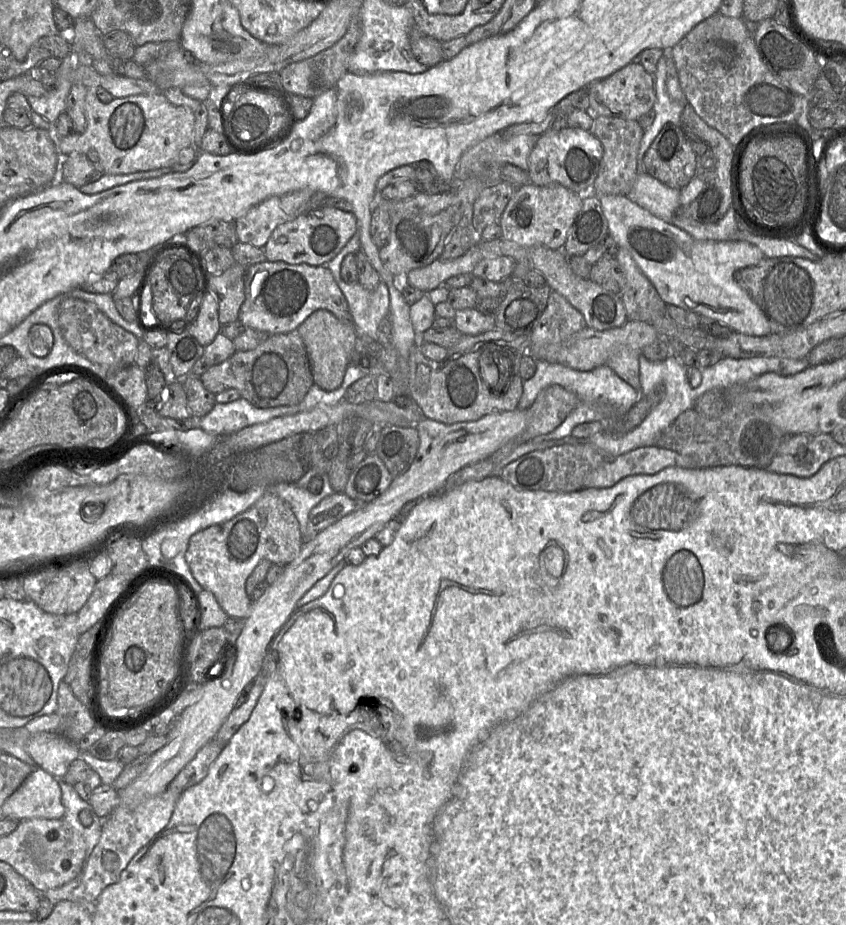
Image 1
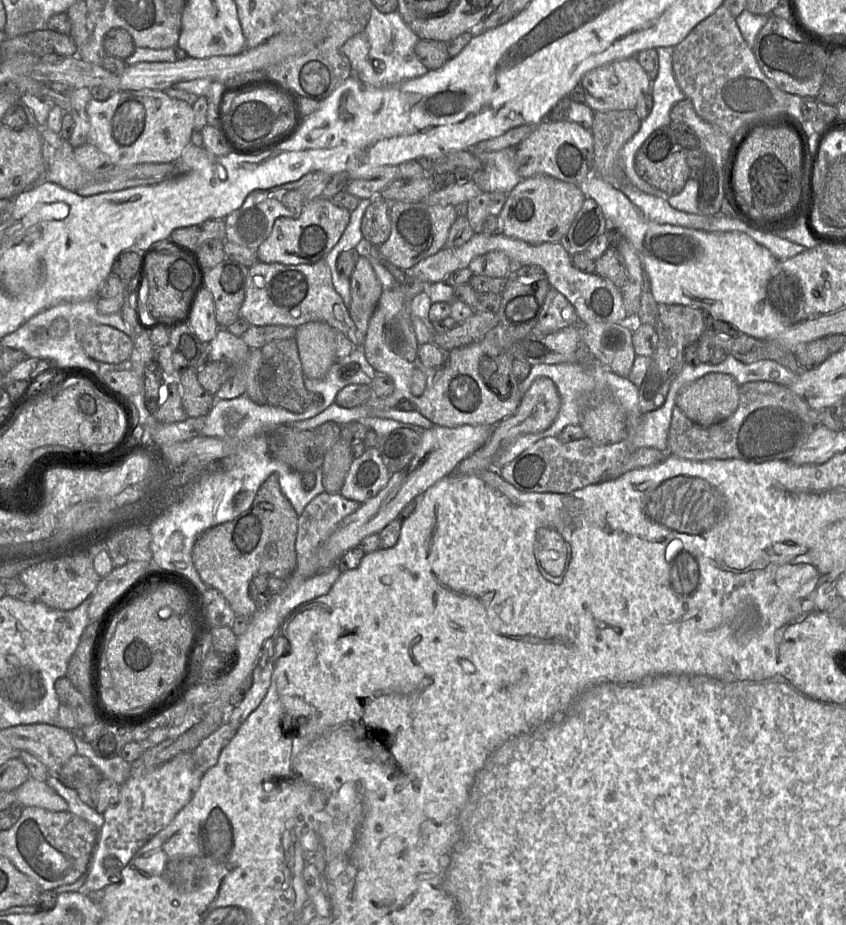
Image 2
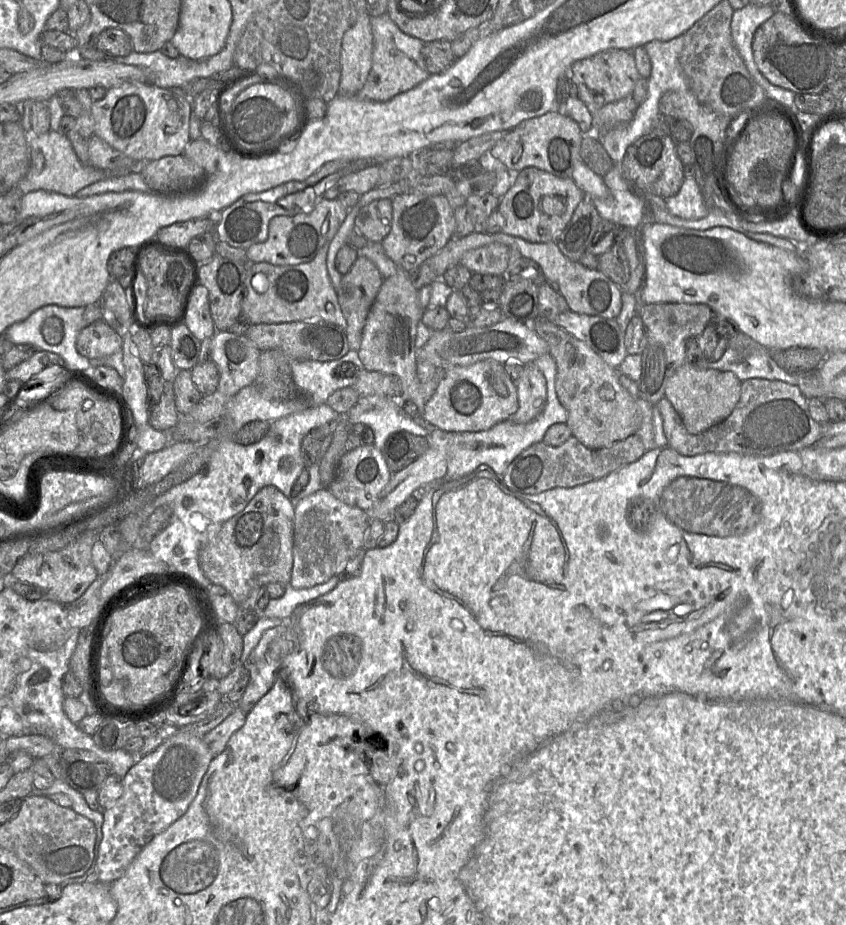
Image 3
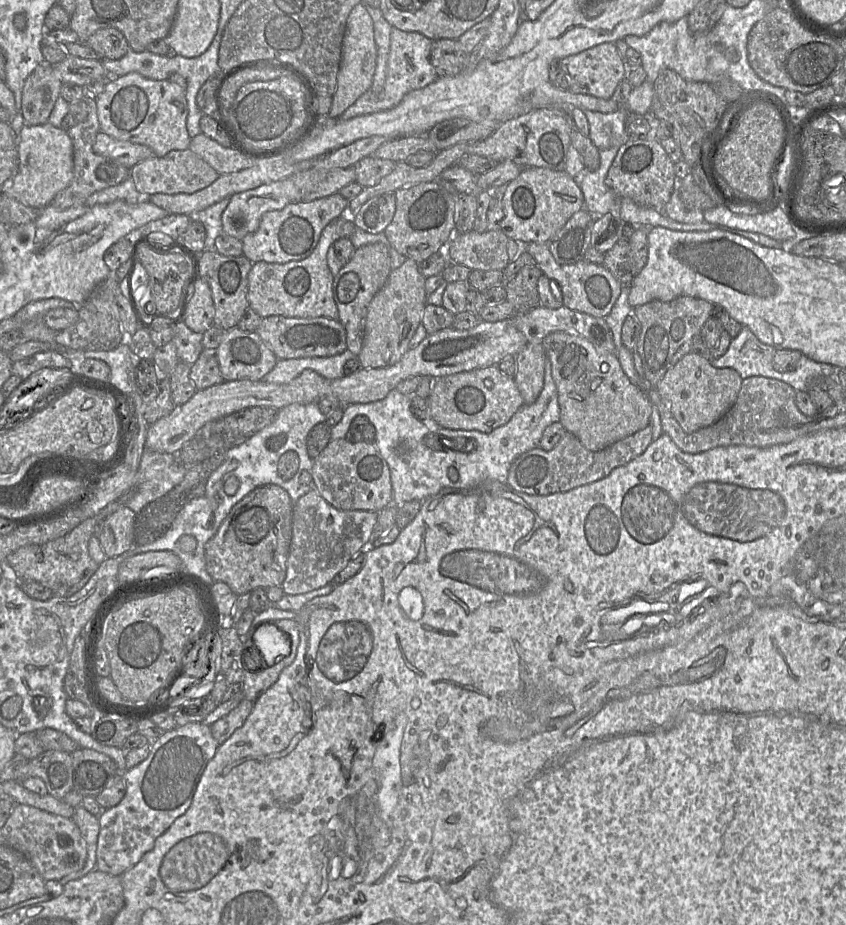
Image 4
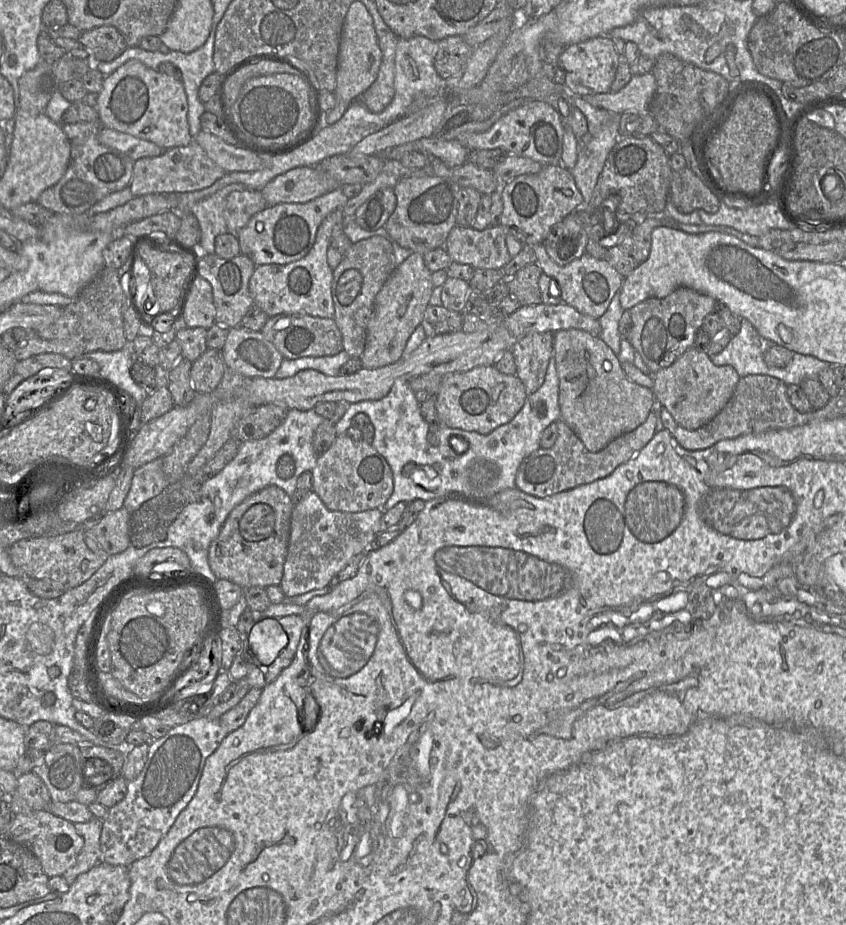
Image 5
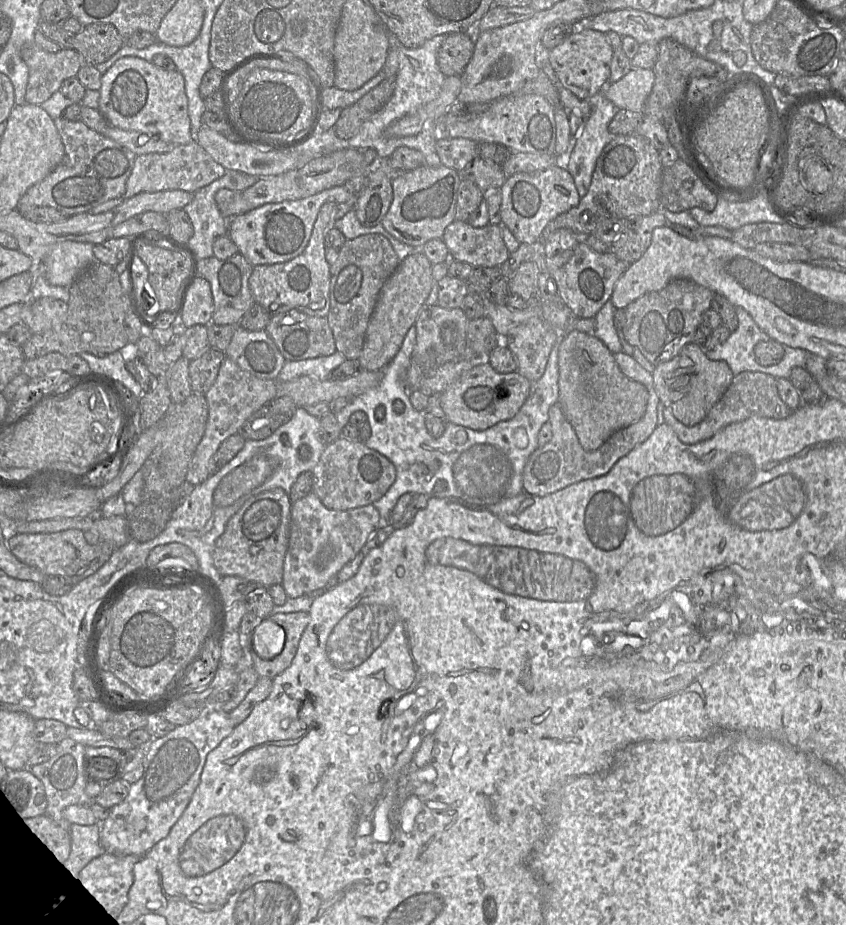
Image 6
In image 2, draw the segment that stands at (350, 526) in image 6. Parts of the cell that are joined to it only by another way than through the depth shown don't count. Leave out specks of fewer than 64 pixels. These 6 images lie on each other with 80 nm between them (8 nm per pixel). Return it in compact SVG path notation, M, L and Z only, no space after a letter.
M326 491L317 495L308 503L303 513L298 516L295 542L296 568L294 573L298 573L306 579L319 573L319 548L335 531L341 521L355 512L360 505L357 501L349 500L340 493L327 493Z

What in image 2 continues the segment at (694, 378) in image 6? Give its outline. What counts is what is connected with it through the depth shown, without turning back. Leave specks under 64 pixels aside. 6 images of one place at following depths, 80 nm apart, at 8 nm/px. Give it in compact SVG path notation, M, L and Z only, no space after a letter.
M708 373L684 387L676 406L694 423L708 427L730 417L738 407L740 385L724 373Z

